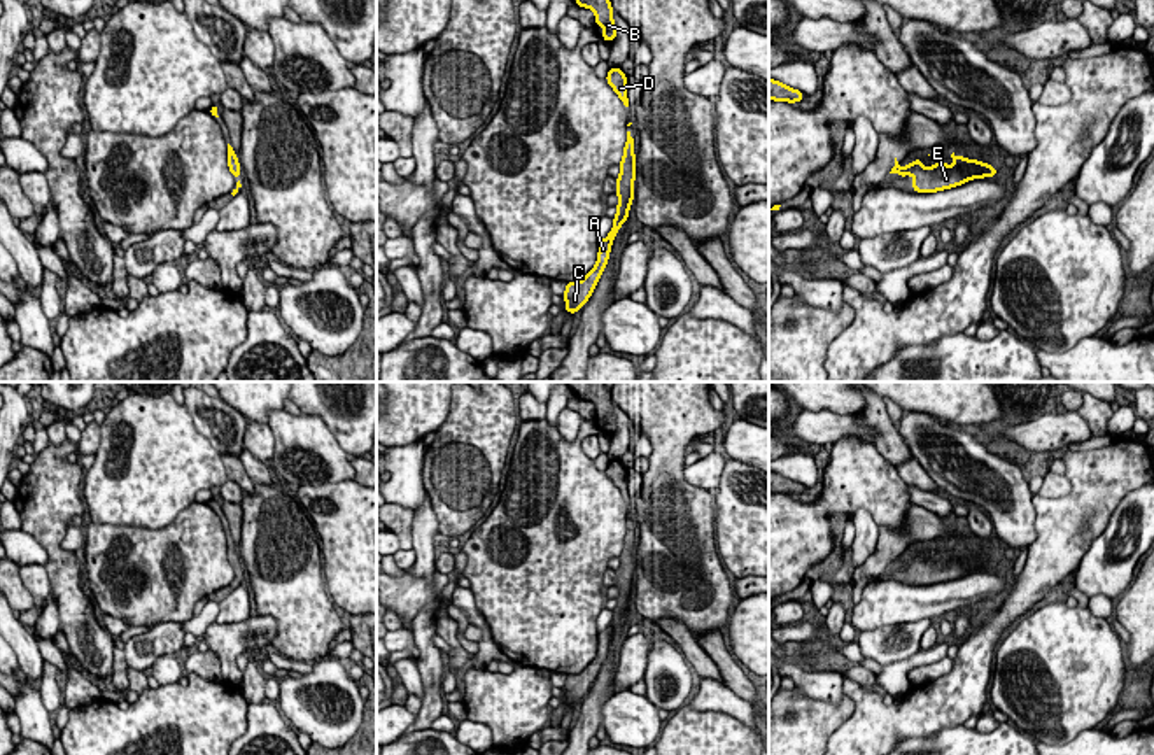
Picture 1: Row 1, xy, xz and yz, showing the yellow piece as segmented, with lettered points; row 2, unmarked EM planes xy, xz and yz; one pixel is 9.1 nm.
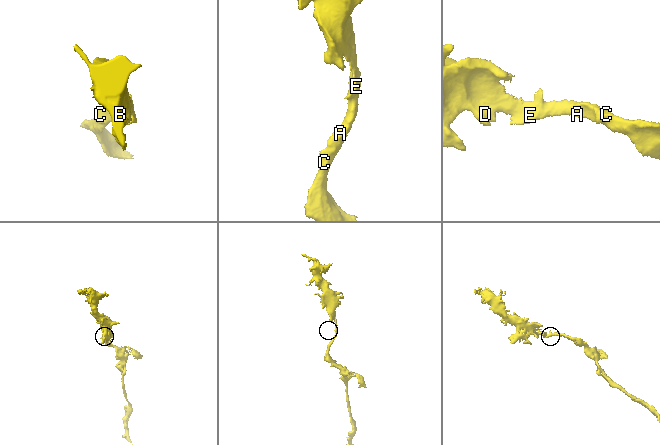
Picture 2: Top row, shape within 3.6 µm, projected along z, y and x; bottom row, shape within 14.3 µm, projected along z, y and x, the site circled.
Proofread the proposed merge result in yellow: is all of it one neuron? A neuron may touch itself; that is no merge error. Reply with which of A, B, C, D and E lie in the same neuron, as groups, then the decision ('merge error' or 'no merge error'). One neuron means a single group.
A B C D E; no merge error

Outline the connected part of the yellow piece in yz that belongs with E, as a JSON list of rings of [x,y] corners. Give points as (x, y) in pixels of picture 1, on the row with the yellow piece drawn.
[[[951,154],[954,159],[954,165],[940,163],[935,159],[935,163],[928,168],[923,166],[923,161],[919,156],[907,166],[900,166],[897,158],[895,165],[890,173],[898,173],[898,177],[912,175],[912,187],[914,193],[937,193],[951,187],[958,187],[968,180],[974,179],[984,179],[984,177],[995,177],[1000,173],[991,166],[991,163],[981,163],[979,159],[968,159],[965,156]]]

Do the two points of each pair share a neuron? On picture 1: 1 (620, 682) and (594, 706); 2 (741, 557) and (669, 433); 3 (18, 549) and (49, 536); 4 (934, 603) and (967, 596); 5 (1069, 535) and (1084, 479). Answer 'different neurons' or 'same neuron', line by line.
1: different neurons
2: different neurons
3: different neurons
4: same neuron
5: same neuron

